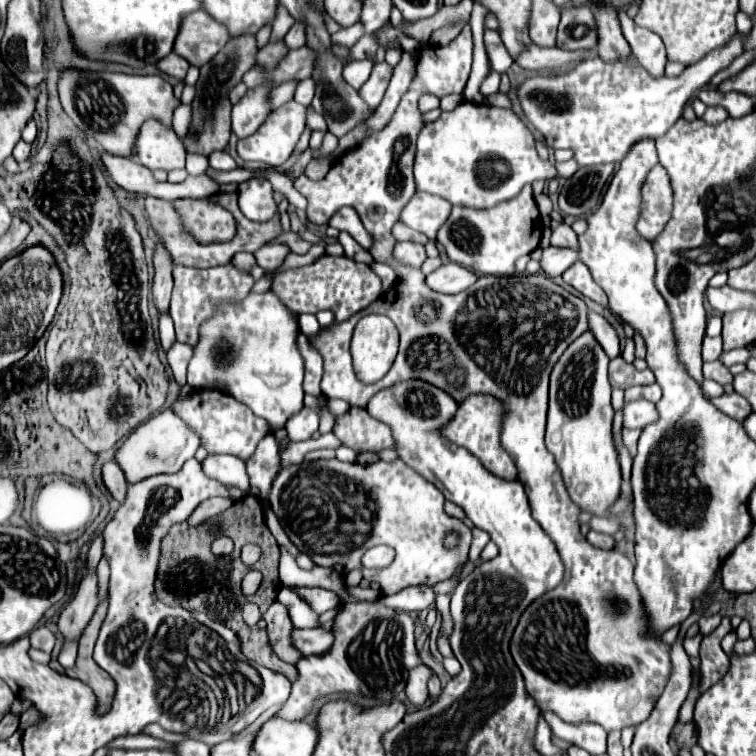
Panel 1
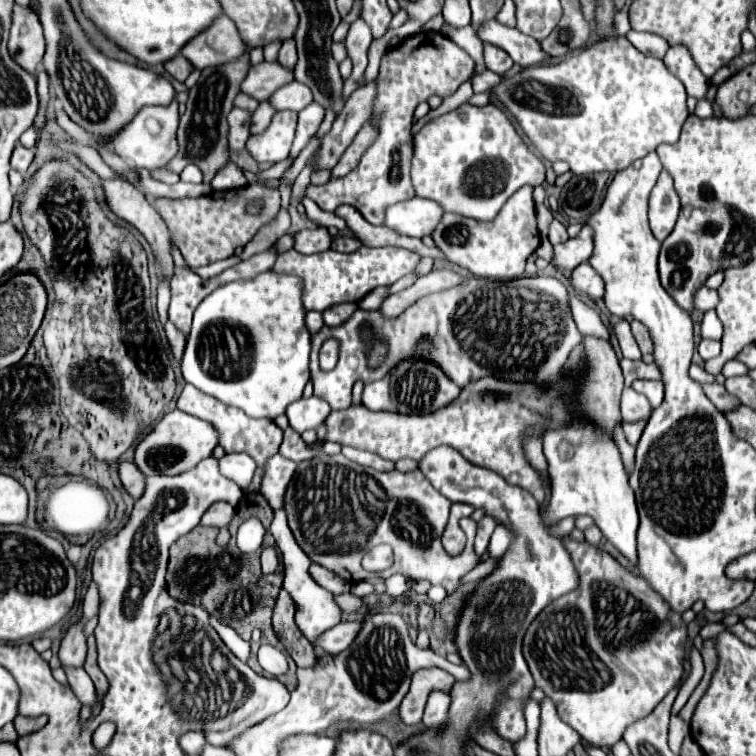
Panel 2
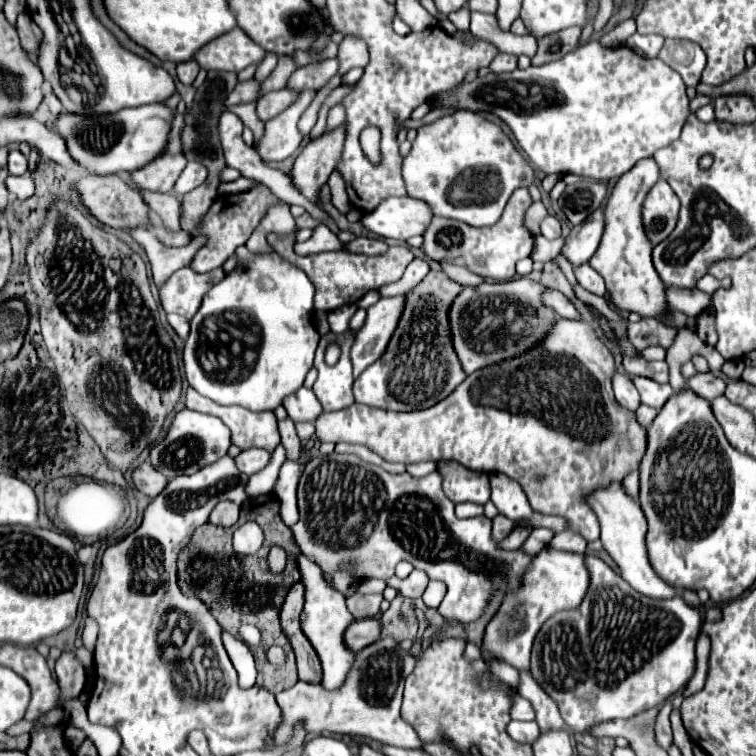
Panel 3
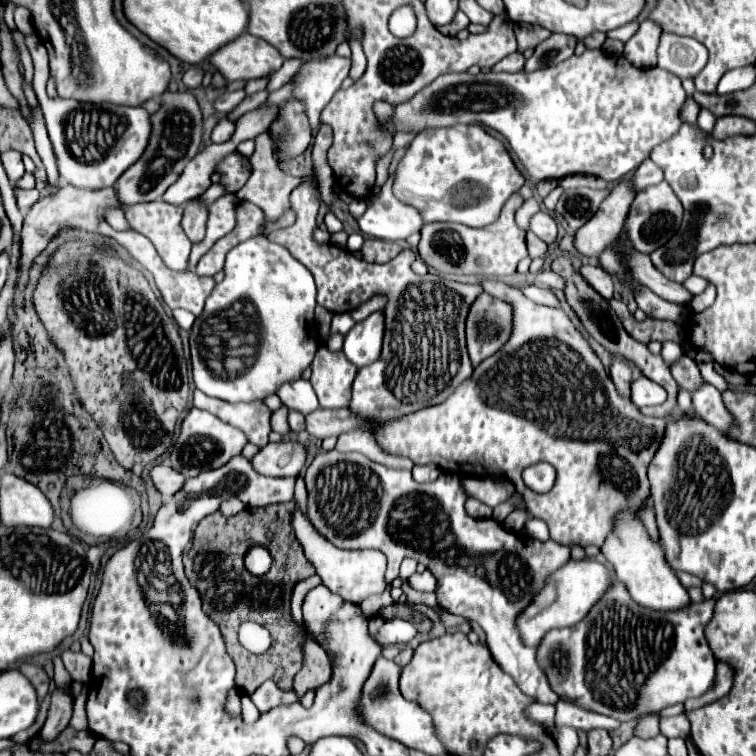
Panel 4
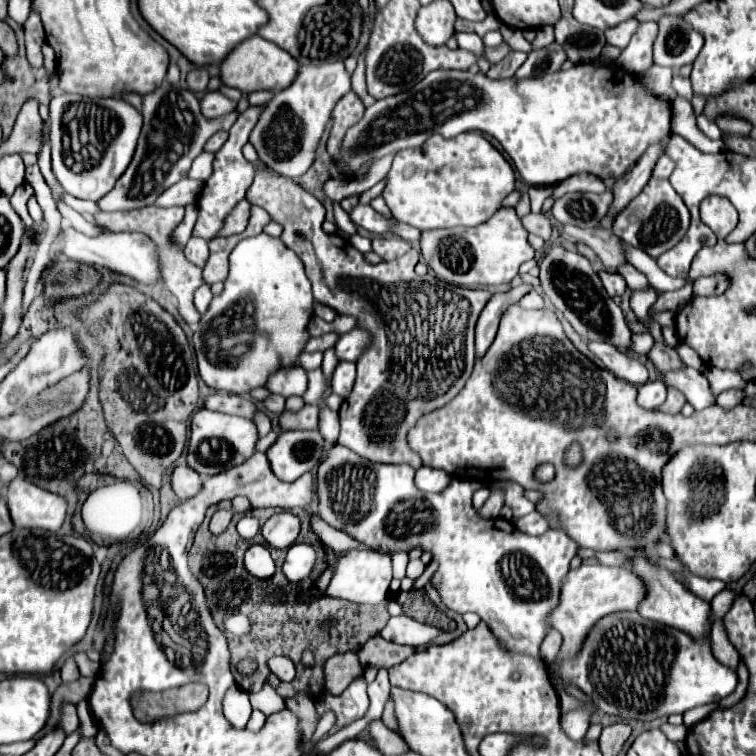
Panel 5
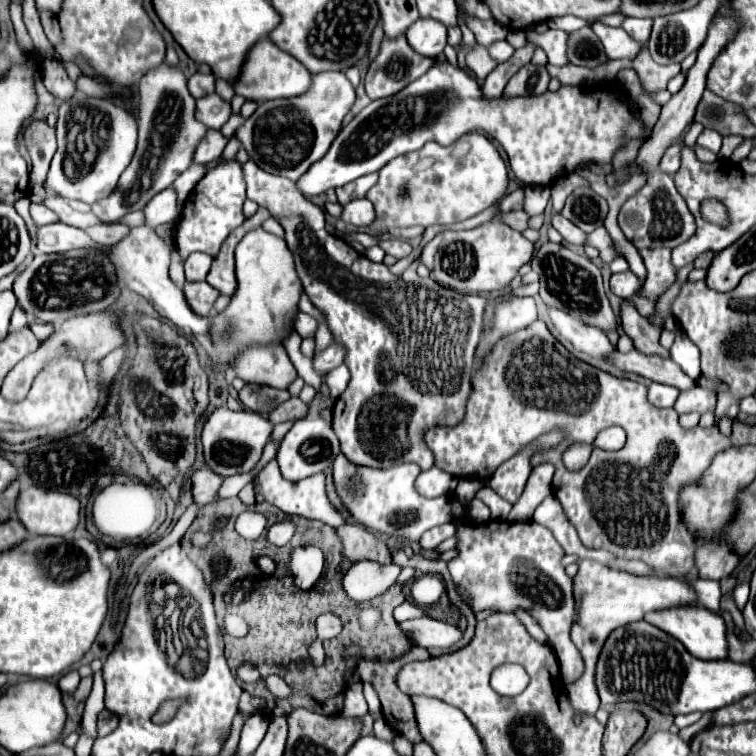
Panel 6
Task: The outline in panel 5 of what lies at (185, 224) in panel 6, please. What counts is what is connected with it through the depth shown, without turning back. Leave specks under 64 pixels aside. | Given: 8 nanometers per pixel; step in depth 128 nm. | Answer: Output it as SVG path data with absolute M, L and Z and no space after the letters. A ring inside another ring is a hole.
M248 106L248 110L242 112L238 116L238 120L234 122L234 126L230 128L230 138L226 140L226 144L216 152L214 174L210 176L210 180L206 180L206 184L198 196L198 220L194 226L194 236L212 240L216 236L216 232L220 230L224 218L228 216L230 208L234 208L236 202L240 202L246 196L246 190L250 188L250 184L254 180L256 168L242 156L242 146L248 142L248 136L252 132L252 128L256 126L262 110L264 110L264 106Z

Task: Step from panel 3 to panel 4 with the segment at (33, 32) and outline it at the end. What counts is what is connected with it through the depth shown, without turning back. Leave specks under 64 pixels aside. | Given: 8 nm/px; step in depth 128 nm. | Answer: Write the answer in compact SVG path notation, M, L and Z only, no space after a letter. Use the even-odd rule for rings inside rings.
M16 6L16 10L14 10L14 22L16 22L16 28L18 28L24 36L32 36L34 28L32 28L32 20L30 20L28 8Z

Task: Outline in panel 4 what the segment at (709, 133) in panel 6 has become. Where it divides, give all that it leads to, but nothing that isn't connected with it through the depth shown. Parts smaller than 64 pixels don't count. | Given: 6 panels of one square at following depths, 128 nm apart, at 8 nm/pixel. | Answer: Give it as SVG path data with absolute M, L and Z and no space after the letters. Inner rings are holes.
M702 108L700 114L698 114L698 126L700 126L702 130L706 130L706 132L712 132L712 130L714 130L714 122L716 122L716 116L714 116L710 110Z

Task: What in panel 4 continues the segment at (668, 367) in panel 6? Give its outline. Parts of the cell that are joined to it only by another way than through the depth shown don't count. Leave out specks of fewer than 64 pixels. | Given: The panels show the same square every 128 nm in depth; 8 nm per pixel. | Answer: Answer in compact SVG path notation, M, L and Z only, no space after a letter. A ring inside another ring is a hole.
M704 384L696 392L692 392L692 406L700 418L708 420L708 424L718 428L720 432L728 432L728 428L732 428L734 424L732 414L722 402L722 394L712 384Z

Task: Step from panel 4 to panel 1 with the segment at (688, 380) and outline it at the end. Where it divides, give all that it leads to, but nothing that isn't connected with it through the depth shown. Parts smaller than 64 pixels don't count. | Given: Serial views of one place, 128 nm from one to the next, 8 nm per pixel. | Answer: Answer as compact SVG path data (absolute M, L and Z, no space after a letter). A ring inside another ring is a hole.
M732 392L732 394L724 394L720 398L712 398L712 404L724 412L726 416L738 420L738 422L744 422L744 418L748 418L752 414L752 406L748 404L746 398L742 398L740 394Z

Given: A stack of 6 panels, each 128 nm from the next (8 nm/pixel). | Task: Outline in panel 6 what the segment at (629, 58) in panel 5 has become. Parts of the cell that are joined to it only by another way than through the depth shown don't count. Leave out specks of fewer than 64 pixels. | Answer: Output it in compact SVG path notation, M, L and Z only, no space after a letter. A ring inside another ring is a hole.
M626 18L622 28L640 44L646 44L652 32L652 20L650 18Z

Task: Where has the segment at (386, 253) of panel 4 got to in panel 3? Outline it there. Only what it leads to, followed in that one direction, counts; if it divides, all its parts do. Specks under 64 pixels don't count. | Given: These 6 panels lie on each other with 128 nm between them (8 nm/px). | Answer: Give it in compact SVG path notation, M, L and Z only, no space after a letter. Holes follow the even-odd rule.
M360 236L360 238L352 240L352 242L346 242L344 248L350 250L350 252L358 252L358 254L374 256L374 254L386 252L388 244L386 244L384 240L378 240L378 238L366 238L366 236Z

